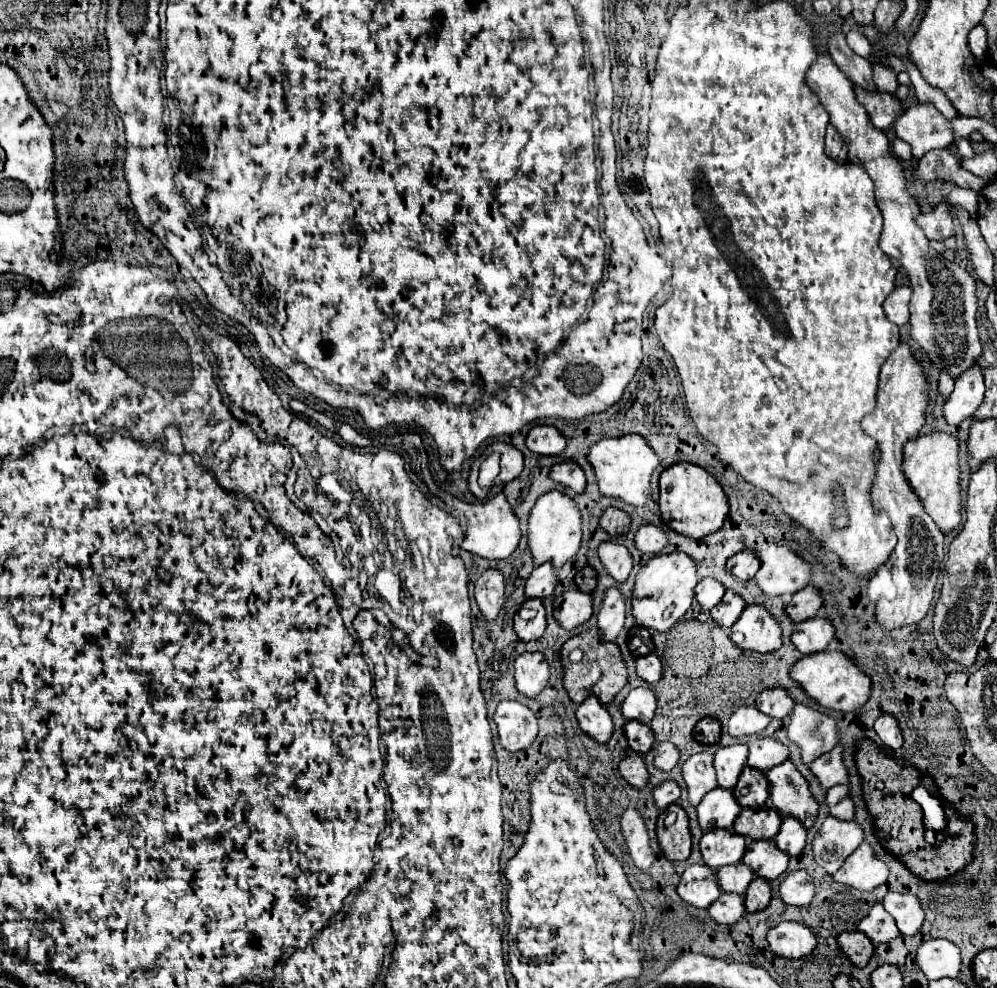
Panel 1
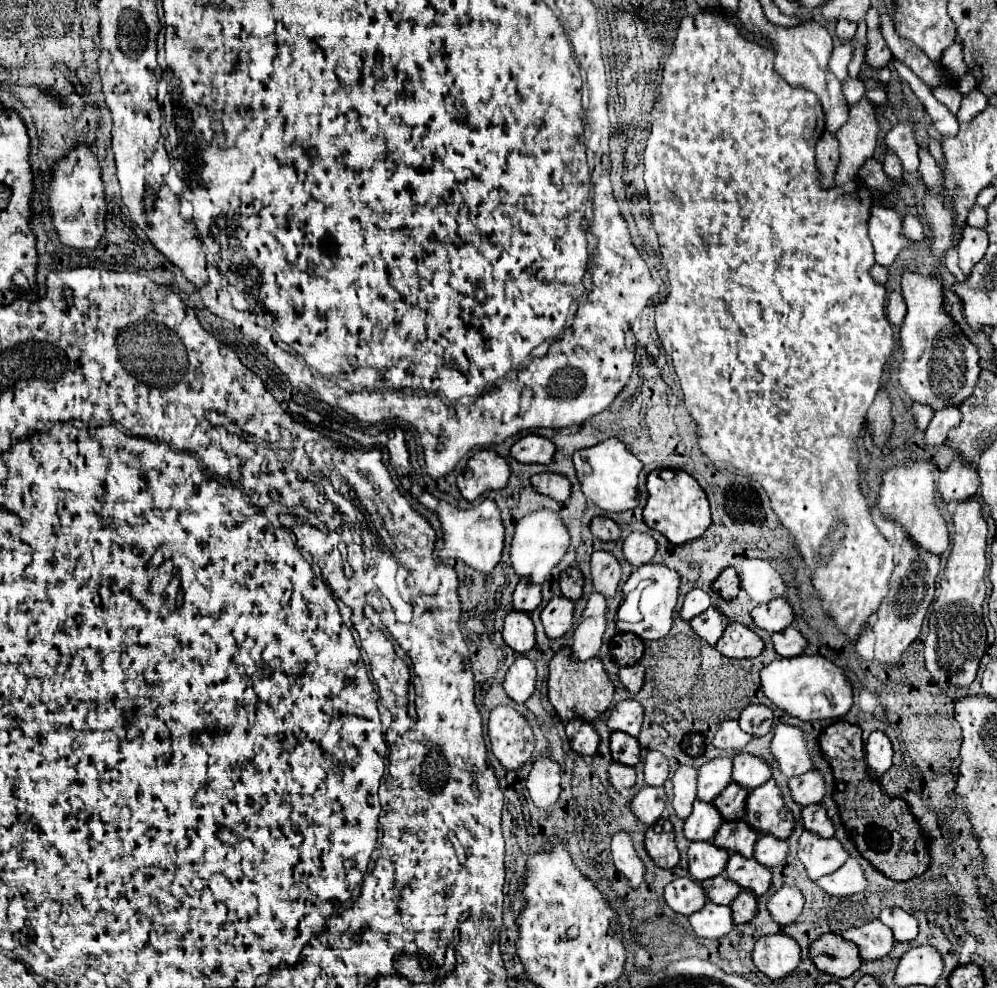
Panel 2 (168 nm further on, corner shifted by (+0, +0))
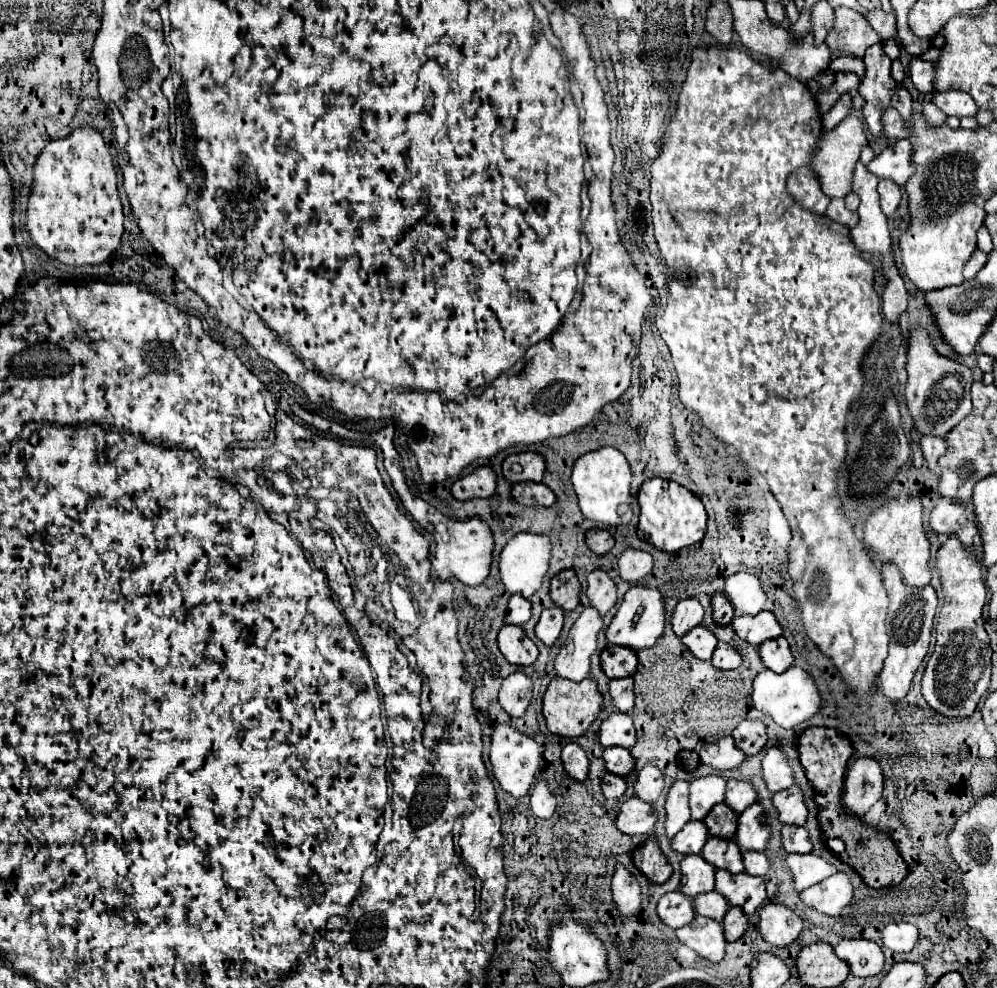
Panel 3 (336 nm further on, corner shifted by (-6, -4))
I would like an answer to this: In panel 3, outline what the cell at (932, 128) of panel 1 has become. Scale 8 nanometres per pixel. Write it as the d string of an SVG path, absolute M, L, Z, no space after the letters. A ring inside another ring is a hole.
M902 139L894 147L886 147L878 157L874 157L866 165L866 169L874 173L878 179L890 179L896 185L904 187L910 175L914 175L914 165L910 157L912 157L912 145Z

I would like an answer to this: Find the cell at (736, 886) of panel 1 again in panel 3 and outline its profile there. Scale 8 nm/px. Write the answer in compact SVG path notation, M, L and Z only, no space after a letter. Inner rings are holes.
M716 891L696 895L692 903L694 903L696 915L708 917L708 919L718 919L718 921L722 921L724 915L726 915L726 911L730 909L728 901L724 901L724 897L720 893L716 893Z

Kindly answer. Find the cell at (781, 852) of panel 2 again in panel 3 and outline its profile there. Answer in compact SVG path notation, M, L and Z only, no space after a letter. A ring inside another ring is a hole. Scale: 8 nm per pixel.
M744 851L742 853L744 859L744 873L754 875L754 877L762 877L768 871L768 859L766 853L756 853L756 851Z

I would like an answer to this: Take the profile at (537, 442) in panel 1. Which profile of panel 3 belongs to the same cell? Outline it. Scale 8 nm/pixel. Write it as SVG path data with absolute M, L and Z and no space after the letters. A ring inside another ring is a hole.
M538 453L508 455L502 463L504 479L510 483L522 483L522 481L540 483L544 469L546 469L546 463L544 463L542 455L538 455Z

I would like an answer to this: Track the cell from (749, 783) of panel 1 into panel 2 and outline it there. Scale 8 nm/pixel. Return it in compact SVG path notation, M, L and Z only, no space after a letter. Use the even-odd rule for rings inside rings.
M730 783L714 799L714 805L718 807L718 811L726 821L742 819L742 815L746 815L746 795L750 795L750 791L742 791L742 787L738 787L736 783Z

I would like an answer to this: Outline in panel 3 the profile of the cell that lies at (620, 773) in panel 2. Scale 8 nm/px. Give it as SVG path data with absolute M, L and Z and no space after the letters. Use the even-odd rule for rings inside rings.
M604 773L602 775L602 793L606 799L620 799L622 793L626 791L626 781L624 777L612 775L612 773Z

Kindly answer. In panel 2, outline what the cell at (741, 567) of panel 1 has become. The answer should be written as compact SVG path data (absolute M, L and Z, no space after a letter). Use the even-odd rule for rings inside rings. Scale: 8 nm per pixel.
M726 567L726 569L718 575L718 579L712 583L712 589L718 591L724 599L734 599L734 597L738 595L738 591L740 591L736 569L734 569L734 567Z

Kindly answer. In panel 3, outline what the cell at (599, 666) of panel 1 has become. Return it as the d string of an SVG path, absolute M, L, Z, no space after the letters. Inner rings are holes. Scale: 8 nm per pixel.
M552 679L548 691L544 693L542 701L542 715L546 719L546 727L554 735L562 735L566 739L574 739L586 733L588 725L596 719L602 707L602 695L598 693L596 681L584 679L580 683L570 683L566 679Z

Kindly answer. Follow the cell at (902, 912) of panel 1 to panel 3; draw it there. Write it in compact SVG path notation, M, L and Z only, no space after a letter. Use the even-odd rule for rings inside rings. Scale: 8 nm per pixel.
M888 923L882 929L882 945L894 953L910 953L916 945L918 929L910 923Z

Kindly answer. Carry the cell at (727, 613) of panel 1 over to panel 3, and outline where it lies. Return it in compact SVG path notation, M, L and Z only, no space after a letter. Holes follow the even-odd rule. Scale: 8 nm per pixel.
M698 625L698 627L694 627L688 635L682 637L682 643L684 643L684 647L686 647L692 655L696 655L696 659L706 661L706 659L712 657L712 651L716 649L718 639L716 639L706 627Z

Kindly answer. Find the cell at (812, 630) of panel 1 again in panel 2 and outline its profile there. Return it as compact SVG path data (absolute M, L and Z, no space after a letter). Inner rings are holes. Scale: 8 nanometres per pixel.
M788 627L780 633L774 633L772 643L774 643L776 653L782 657L798 657L808 647L806 637L796 627Z

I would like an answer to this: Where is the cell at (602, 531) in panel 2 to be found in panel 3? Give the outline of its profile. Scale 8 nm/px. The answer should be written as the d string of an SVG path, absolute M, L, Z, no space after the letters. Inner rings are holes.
M602 529L586 531L586 545L596 555L606 555L614 547L614 537Z

